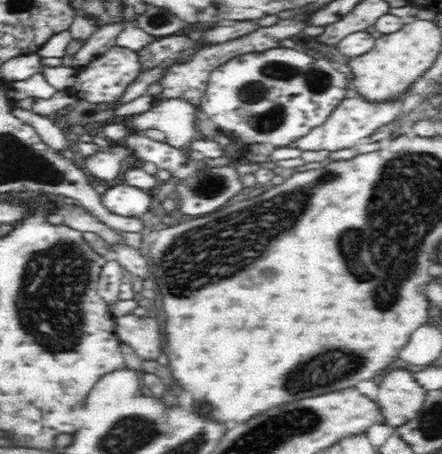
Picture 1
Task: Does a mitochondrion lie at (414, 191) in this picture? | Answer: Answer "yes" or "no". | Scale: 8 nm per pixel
yes

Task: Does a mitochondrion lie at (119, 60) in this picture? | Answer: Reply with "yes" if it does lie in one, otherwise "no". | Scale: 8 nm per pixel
no

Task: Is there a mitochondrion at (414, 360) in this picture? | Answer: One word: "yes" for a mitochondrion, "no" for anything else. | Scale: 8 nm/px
no

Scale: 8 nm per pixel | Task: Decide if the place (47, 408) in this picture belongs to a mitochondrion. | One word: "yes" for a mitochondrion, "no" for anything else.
no

